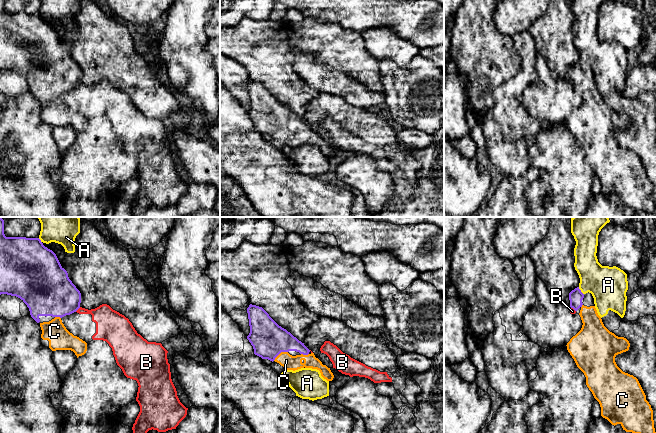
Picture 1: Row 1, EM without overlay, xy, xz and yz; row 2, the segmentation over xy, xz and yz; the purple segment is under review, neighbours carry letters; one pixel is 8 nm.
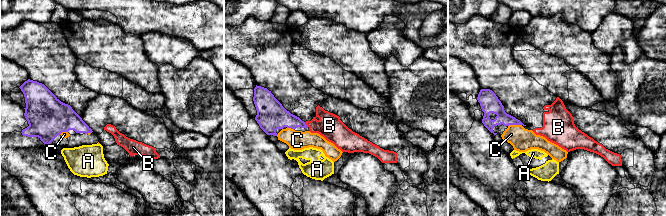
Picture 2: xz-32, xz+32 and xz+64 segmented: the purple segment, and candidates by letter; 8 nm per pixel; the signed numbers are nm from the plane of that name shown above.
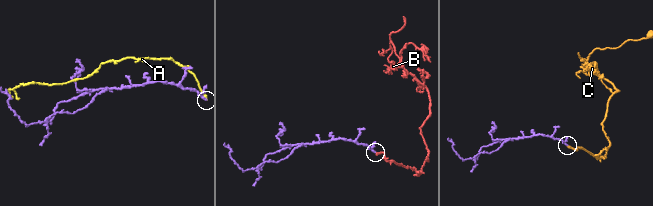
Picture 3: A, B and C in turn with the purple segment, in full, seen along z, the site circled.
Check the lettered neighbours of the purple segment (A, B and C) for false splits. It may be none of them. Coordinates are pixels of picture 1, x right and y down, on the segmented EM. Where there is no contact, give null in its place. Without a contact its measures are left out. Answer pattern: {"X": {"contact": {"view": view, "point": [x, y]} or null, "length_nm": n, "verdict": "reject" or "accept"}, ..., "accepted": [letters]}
{"A": {"contact": {"view": "yz", "point": [580, 291]}, "length_nm": 80, "verdict": "reject"}, "B": {"contact": {"view": "xy", "point": [77, 309]}, "length_nm": 60, "verdict": "reject"}, "C": {"contact": {"view": "xz", "point": [280, 352]}, "length_nm": 140, "verdict": "accept"}, "accepted": ["C"]}

